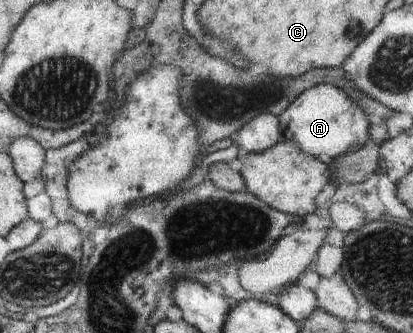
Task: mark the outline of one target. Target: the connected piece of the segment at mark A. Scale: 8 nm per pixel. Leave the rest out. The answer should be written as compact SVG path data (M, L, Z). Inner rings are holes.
M318 84L305 89L296 99L291 98L276 117L280 135L293 143L306 157L322 159L328 163L338 156L359 150L368 139L366 114L345 94L329 86Z

